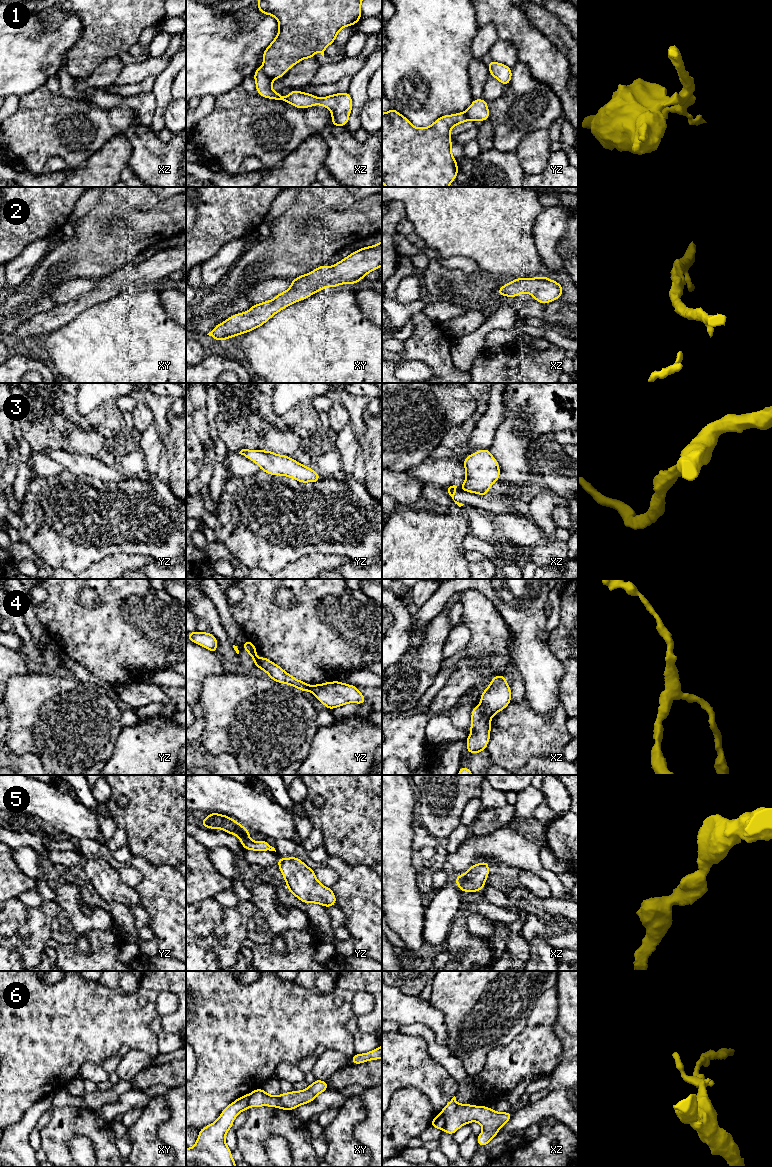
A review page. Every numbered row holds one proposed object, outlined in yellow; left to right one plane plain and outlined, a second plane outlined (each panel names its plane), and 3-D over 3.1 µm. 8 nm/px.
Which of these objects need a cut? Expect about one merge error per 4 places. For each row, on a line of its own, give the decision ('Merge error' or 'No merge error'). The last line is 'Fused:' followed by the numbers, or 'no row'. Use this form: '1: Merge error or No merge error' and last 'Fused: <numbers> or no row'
1: Merge error
2: No merge error
3: No merge error
4: No merge error
5: No merge error
6: Merge error
Fused: 1, 6

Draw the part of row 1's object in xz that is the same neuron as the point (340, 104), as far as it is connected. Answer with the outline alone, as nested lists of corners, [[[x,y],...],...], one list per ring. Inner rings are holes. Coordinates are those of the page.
[[[261,67],[256,69],[253,77],[258,94],[264,98],[285,101],[296,108],[309,108],[318,104],[331,111],[332,126],[346,126],[348,123],[353,107],[352,98],[348,92],[317,98],[315,95],[295,89],[287,96],[282,97],[279,92],[271,89],[273,79],[269,78]]]

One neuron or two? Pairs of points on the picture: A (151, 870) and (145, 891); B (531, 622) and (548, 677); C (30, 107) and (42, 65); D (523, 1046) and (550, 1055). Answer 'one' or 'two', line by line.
A: one
B: one
C: two
D: one

